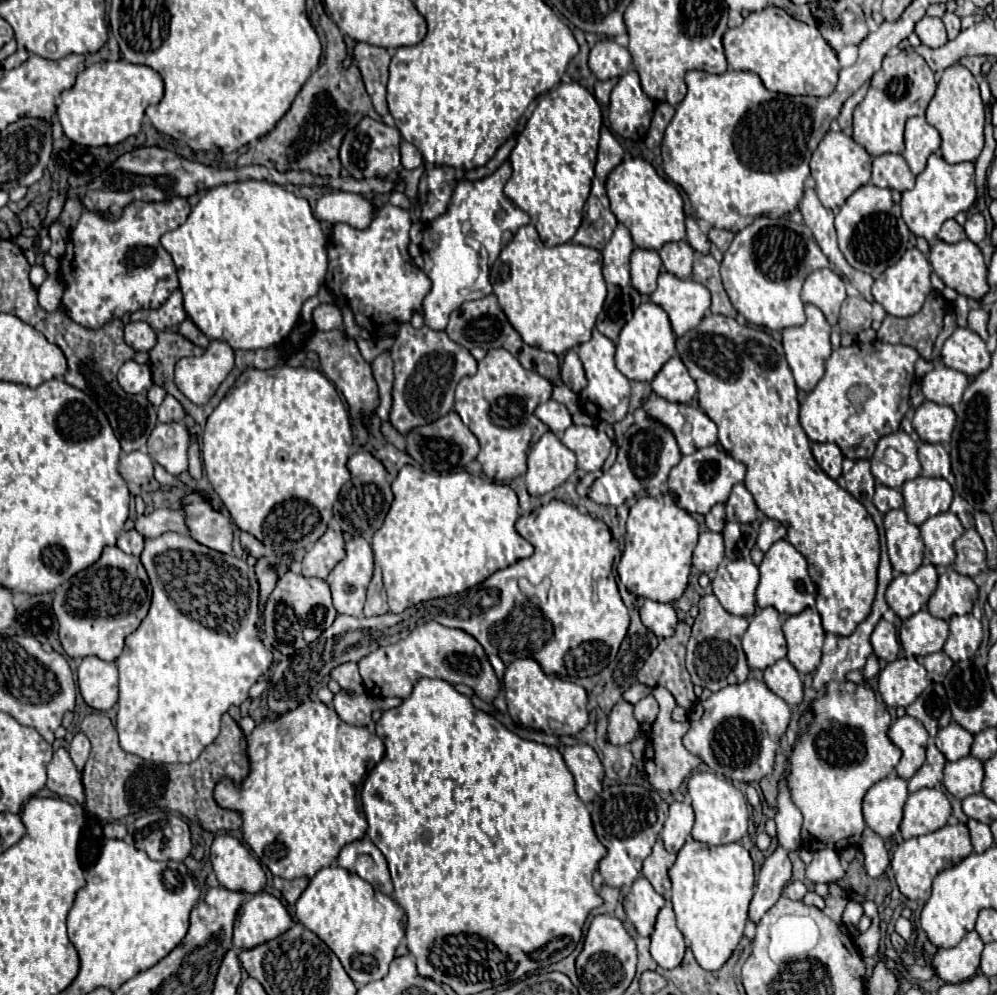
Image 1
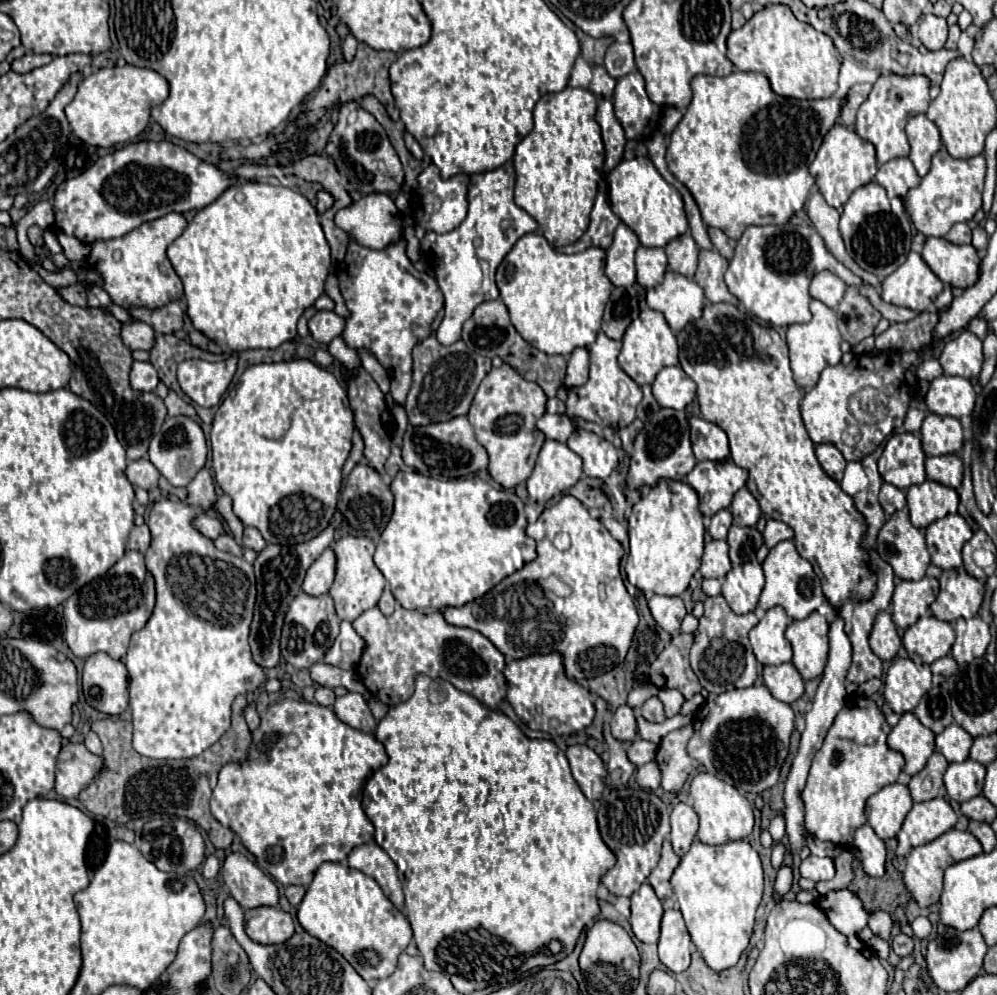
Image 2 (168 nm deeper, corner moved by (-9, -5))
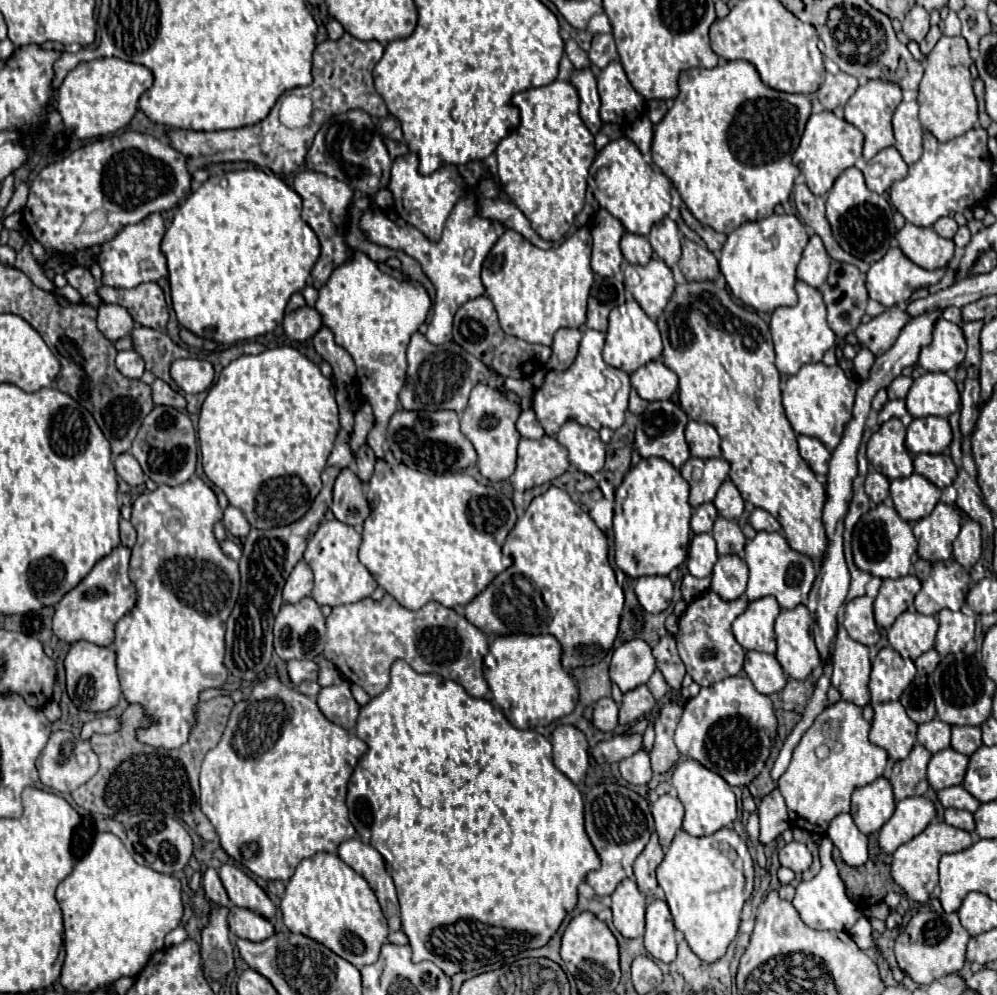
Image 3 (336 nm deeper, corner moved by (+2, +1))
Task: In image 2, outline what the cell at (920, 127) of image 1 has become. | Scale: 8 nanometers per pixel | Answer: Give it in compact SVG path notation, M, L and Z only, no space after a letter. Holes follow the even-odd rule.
M919 113L909 119L905 131L909 137L909 145L911 145L909 159L913 161L917 173L925 177L931 169L931 157L941 149L939 129L933 121L927 119L925 113Z

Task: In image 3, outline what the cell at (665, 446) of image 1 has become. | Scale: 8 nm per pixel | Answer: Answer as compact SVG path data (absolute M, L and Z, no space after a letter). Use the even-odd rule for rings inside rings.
M652 401L648 403L646 411L640 415L636 431L634 431L634 455L648 459L648 457L662 457L670 461L676 469L680 469L686 459L690 457L688 453L688 443L684 439L684 427L688 423L688 415L674 405L672 401Z

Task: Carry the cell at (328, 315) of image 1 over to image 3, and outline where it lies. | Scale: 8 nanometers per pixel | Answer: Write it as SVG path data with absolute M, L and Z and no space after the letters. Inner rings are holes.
M300 307L284 317L284 331L294 341L306 341L322 327L322 315L314 307Z

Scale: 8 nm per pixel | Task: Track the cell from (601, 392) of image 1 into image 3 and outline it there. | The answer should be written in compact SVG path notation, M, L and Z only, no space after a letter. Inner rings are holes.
M584 329L576 361L566 371L548 371L544 387L534 393L534 411L548 435L556 435L566 421L578 421L580 425L592 427L596 431L600 427L618 429L624 423L628 409L630 377L624 371L616 369L616 377L620 377L620 387L614 393L608 391L608 397L600 397L600 393L606 389L608 383L606 377L608 365L602 359L602 349L604 349L604 333Z

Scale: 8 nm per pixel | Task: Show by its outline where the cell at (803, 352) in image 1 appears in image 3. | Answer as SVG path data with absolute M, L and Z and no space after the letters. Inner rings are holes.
M796 281L798 305L796 307L780 307L772 313L770 333L776 349L776 367L784 375L796 375L802 365L822 361L824 353L836 345L836 337L826 323L826 305L822 301L822 293Z

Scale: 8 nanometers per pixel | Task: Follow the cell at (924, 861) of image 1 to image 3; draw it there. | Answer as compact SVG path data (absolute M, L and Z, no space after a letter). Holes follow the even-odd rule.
M932 821L920 835L916 835L912 841L900 845L894 851L894 859L891 862L891 876L908 895L908 899L916 903L926 903L930 899L930 893L938 885L938 861L944 853L956 853L972 845L972 837L968 831L962 831L958 827L952 827L944 821Z

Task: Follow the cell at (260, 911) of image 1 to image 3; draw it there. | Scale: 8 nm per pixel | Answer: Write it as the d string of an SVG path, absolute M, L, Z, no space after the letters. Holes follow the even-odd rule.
M230 905L228 925L236 937L242 937L248 941L264 941L270 935L274 935L274 925L266 917L236 905Z

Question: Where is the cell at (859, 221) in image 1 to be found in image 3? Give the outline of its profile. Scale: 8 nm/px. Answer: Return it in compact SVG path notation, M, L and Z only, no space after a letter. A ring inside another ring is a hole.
M850 167L846 169L834 183L834 187L828 193L828 201L826 201L826 219L832 227L832 235L838 241L838 245L866 261L868 265L880 261L884 257L884 253L888 253L888 249L892 247L892 241L896 239L896 227L892 221L892 207L888 203L888 199L884 195L878 195L874 191L870 191L864 183L864 175L860 169Z

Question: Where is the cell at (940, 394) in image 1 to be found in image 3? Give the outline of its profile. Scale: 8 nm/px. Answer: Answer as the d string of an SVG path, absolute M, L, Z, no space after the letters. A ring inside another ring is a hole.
M924 373L910 387L906 407L912 417L948 417L960 407L960 393L946 373Z

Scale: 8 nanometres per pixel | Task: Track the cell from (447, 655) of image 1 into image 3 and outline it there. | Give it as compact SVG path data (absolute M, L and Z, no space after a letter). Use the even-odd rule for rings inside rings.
M388 593L380 601L366 597L358 603L334 607L326 619L326 627L328 641L322 655L370 697L380 695L388 687L390 665L398 659L406 661L418 673L434 673L460 683L472 697L484 697L488 693L482 671L482 661L488 653L488 637L466 621L464 615L436 601L426 603L418 611L410 611Z

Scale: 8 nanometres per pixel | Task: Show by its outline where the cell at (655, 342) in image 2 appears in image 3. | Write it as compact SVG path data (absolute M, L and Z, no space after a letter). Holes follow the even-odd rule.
M628 299L622 307L616 307L610 313L610 327L606 331L606 347L604 347L604 361L608 365L632 375L638 367L658 359L660 355L662 355L660 331L634 299Z

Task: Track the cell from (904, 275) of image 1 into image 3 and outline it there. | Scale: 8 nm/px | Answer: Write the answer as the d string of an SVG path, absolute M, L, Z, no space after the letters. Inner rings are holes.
M892 247L880 261L876 261L868 275L866 275L866 287L868 287L868 293L870 293L870 299L886 305L886 307L892 307L894 303L900 307L900 305L906 305L906 301L916 293L916 289L920 287L930 287L934 283L938 283L944 275L944 269L936 269L936 271L926 271L922 267L918 267L916 263L912 263L902 251L900 247Z

